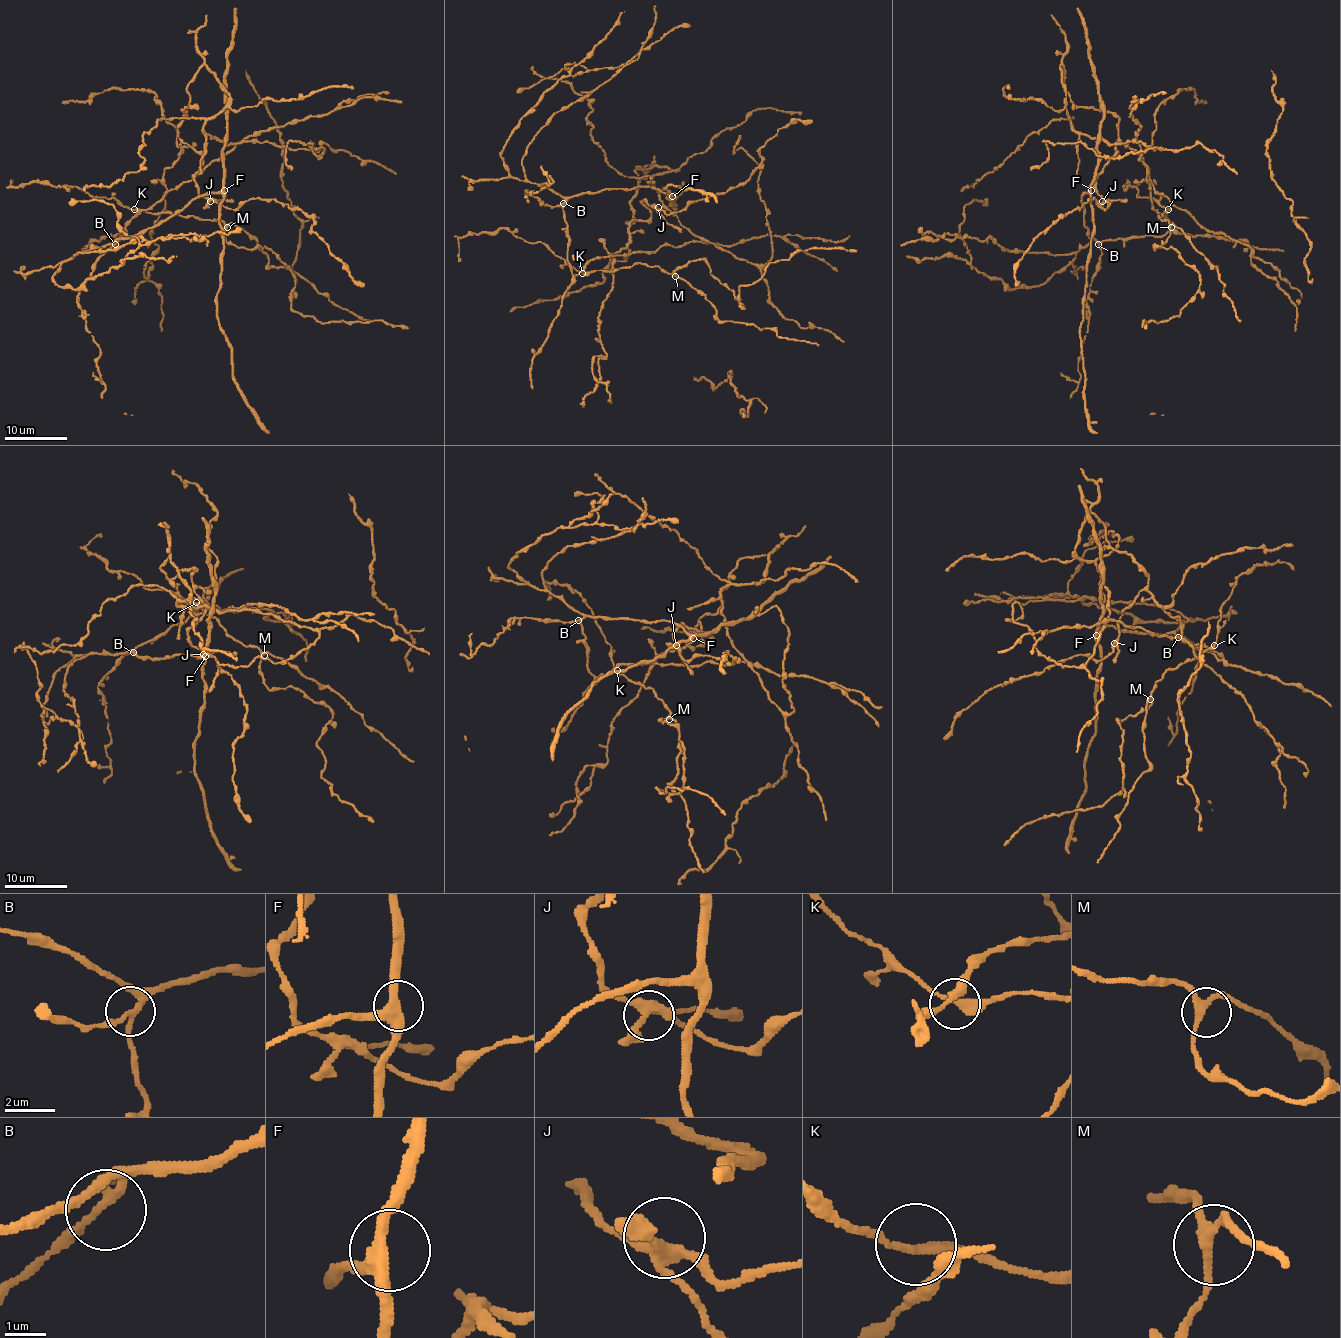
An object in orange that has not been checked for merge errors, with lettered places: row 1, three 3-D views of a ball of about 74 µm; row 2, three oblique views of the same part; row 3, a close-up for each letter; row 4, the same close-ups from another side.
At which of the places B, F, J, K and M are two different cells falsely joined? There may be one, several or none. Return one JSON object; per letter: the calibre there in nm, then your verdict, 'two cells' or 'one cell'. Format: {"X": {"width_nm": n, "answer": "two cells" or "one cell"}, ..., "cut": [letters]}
{"B": {"width_nm": 180, "answer": "one cell"}, "F": {"width_nm": 340, "answer": "one cell"}, "J": {"width_nm": 320, "answer": "one cell"}, "K": {"width_nm": 200, "answer": "one cell"}, "M": {"width_nm": 220, "answer": "one cell"}, "cut": []}

